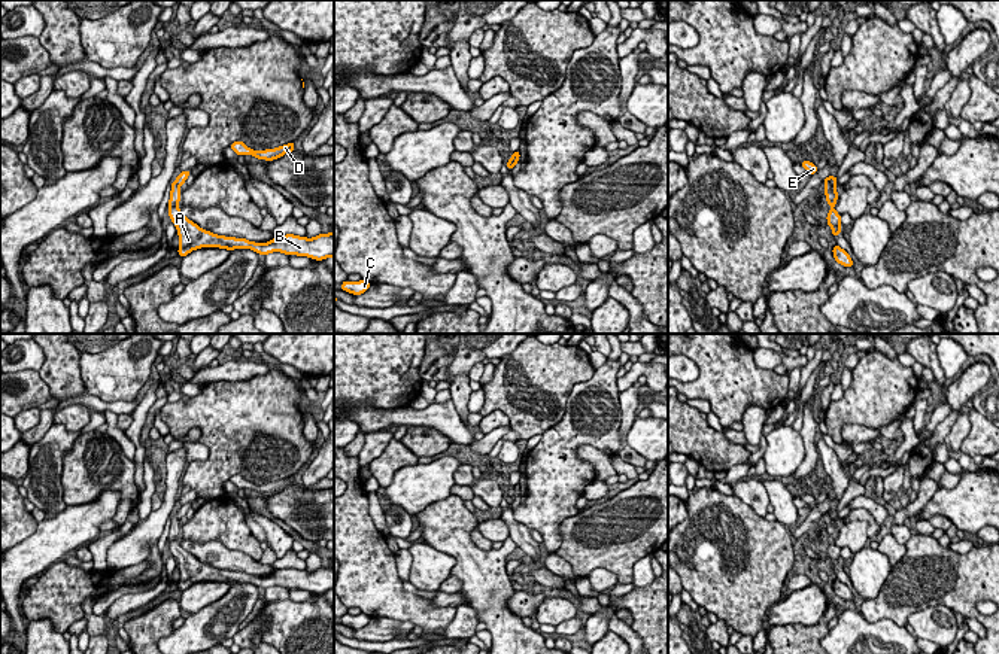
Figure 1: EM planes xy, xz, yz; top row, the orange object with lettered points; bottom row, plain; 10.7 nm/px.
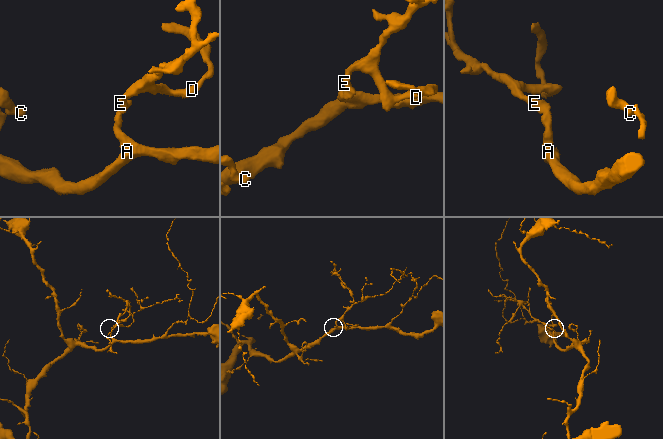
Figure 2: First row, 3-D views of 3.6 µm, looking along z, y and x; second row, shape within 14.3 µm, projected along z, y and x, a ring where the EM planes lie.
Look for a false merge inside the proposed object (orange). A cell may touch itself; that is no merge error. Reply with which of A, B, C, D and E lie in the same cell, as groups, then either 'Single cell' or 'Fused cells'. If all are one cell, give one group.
Groups: A B C D E. Single cell

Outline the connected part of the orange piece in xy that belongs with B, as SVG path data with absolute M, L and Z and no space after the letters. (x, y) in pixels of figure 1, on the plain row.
M185 504L177 509L176 514L171 515L170 533L167 539L170 554L177 562L177 569L180 574L177 587L180 591L185 591L192 584L201 581L219 581L227 584L252 582L258 588L280 585L285 588L307 590L316 594L334 591L334 566L318 568L313 572L286 568L277 569L268 577L255 577L246 572L218 569L200 562L197 557L183 550L179 544L179 520L186 515L189 508L191 504Z

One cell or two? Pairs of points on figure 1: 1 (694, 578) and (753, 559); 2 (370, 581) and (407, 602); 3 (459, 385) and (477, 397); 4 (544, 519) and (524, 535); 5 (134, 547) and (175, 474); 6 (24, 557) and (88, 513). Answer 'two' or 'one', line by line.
1: one
2: one
3: two
4: two
5: one
6: one

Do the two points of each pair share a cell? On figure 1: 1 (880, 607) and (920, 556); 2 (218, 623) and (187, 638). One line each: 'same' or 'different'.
1: same
2: same

